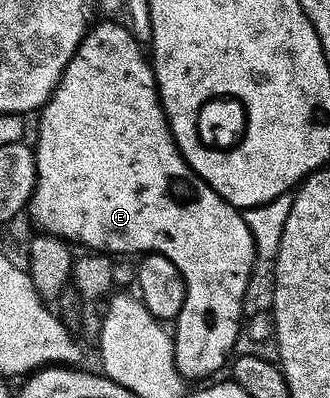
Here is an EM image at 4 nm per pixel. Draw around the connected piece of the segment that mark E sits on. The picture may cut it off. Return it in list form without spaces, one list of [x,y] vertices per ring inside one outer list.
[[[106,18],[103,24],[98,24],[89,29],[82,37],[74,56],[68,62],[66,69],[63,70],[62,77],[54,88],[49,100],[40,109],[38,120],[38,144],[33,145],[35,158],[35,186],[34,193],[30,197],[28,214],[39,224],[43,233],[57,236],[62,241],[83,244],[86,250],[101,250],[106,254],[112,252],[138,252],[137,254],[157,254],[168,258],[172,266],[182,276],[186,285],[183,305],[180,306],[176,323],[172,328],[172,339],[174,341],[174,361],[178,371],[183,377],[198,380],[201,376],[206,376],[209,372],[218,372],[222,368],[222,363],[235,351],[234,343],[240,338],[240,329],[244,324],[244,313],[242,314],[242,299],[246,296],[246,287],[250,284],[250,271],[256,263],[255,240],[250,233],[250,225],[246,224],[243,213],[237,208],[233,208],[226,199],[216,190],[212,190],[200,179],[188,165],[182,155],[178,153],[178,147],[174,141],[174,136],[170,132],[170,123],[166,120],[166,115],[162,109],[162,103],[158,97],[158,83],[154,77],[154,69],[143,45],[134,37],[125,23],[113,24],[113,19]]]

